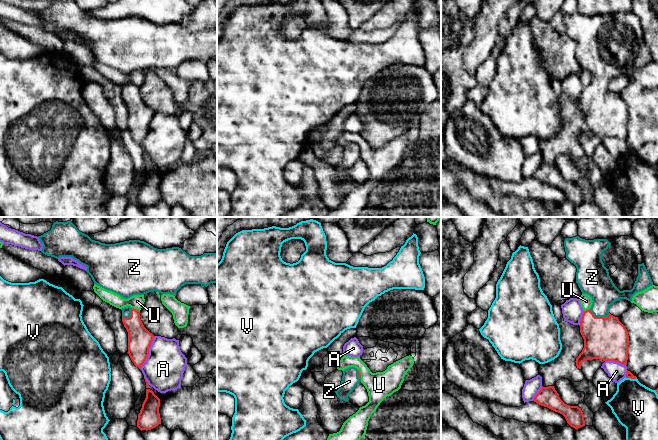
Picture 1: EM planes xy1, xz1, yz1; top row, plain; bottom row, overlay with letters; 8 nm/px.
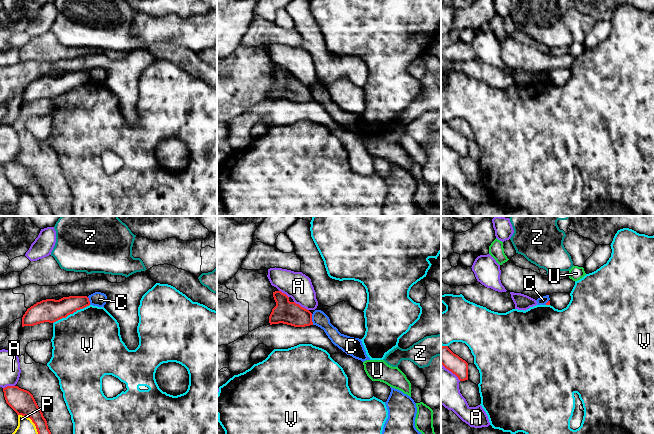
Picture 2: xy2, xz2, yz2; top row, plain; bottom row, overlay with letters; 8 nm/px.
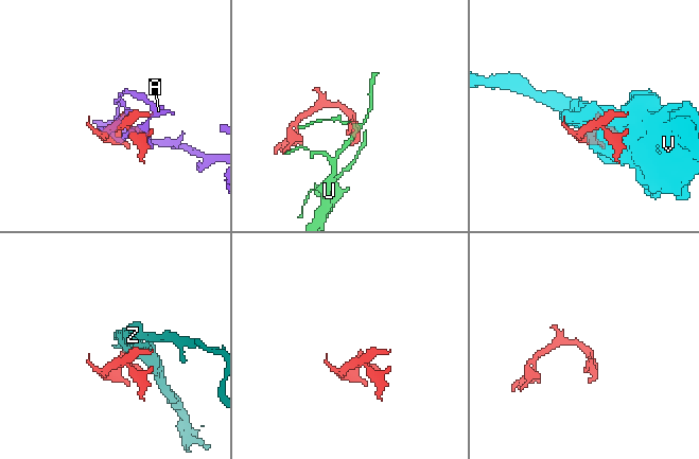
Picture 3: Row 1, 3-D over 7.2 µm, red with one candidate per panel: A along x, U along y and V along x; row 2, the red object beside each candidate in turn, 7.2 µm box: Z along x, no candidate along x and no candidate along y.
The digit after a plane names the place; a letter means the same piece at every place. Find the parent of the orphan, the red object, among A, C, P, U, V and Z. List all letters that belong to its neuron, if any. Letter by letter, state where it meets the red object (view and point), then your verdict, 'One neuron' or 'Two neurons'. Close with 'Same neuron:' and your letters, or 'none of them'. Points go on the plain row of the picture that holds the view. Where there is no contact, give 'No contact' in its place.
A: Touches red at xy1 (148, 129). Two neurons
C: Touches red at xz2 (311, 95). Two neurons
P: Touches red at xy2 (33, 198). Two neurons
U: Touches red at xy1 (135, 85). Two neurons
V: Touches red at xy2 (71, 89). Two neurons
Z: Touches red at yz1 (599, 93). One neuron
Same neuron: Z

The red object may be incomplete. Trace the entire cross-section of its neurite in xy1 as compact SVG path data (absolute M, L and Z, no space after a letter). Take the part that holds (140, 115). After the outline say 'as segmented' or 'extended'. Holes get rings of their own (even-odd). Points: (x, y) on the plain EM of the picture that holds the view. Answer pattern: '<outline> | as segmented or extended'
M130 82L122 86L122 98L128 108L128 130L136 143L141 146L149 131L149 124L154 115L140 95L140 87Z | extended

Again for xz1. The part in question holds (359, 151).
M349 143L343 147L340 164L335 167L337 173L343 177L349 177L349 170L355 165L356 161L361 158L360 147L355 143Z | extended

